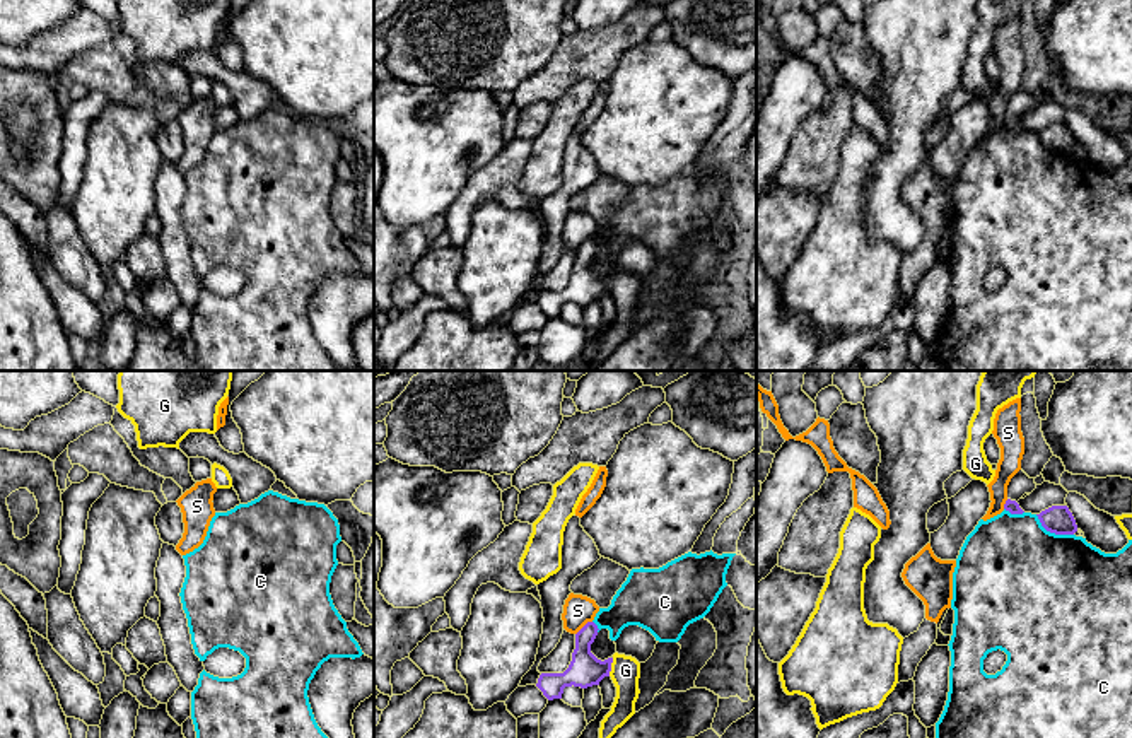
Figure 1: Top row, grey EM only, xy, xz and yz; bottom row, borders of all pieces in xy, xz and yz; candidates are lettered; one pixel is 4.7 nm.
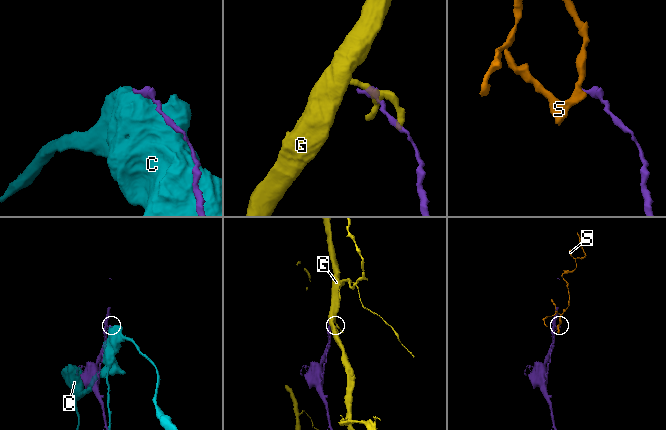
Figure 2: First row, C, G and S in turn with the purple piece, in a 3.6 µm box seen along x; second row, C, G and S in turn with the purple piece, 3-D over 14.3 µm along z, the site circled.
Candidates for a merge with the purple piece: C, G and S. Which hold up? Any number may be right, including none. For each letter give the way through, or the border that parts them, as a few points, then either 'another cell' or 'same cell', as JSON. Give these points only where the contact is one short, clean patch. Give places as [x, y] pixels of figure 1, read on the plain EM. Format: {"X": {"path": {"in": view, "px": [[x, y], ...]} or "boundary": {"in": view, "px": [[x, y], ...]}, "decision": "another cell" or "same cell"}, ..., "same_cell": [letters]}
{"C": {"decision": "another cell"}, "G": {"decision": "another cell"}, "S": {"boundary": {"in": "xz", "px": [[591, 238], [576, 251]]}, "decision": "another cell"}, "same_cell": []}

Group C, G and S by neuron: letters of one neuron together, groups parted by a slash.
C / G / S

